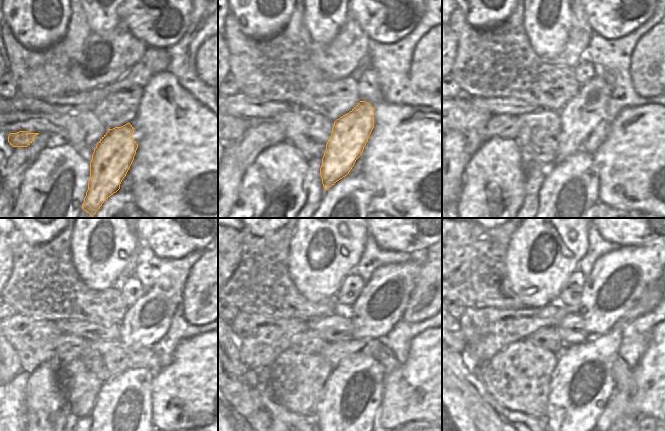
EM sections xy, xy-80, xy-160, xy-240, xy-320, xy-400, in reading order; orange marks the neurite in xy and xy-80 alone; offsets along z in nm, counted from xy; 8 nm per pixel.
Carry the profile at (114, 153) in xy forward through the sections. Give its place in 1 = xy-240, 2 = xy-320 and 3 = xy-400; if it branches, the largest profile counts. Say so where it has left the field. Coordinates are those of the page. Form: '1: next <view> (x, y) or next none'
1: next xy-240 (145, 322)
2: next xy-320 (380, 305)
3: next xy-400 (617, 280)

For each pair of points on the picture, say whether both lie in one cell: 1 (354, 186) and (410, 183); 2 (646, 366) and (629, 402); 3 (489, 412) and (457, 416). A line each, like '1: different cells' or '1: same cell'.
1: different cells
2: same cell
3: different cells

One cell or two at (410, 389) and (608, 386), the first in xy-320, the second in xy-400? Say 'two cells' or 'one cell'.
two cells

